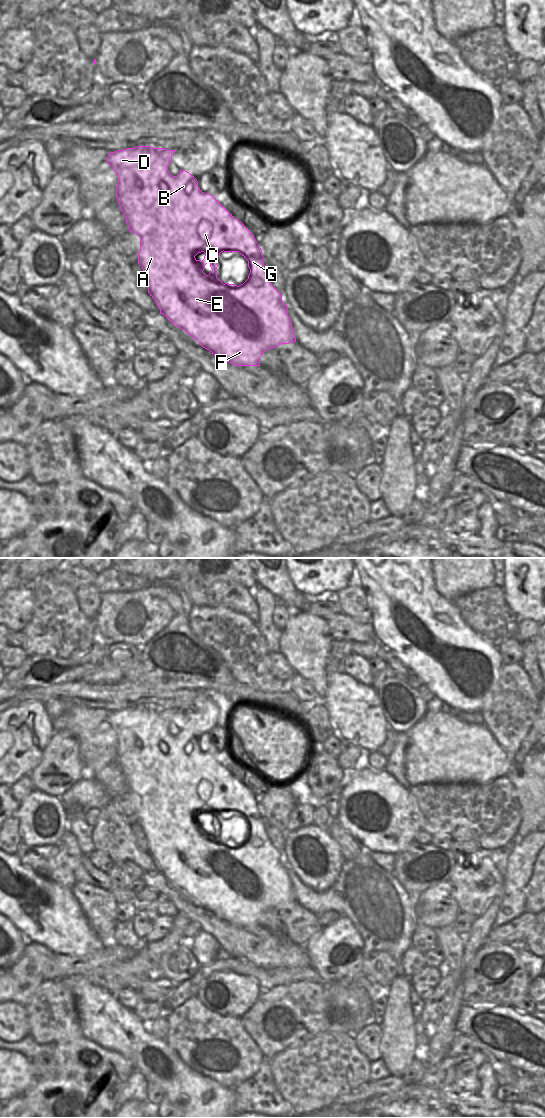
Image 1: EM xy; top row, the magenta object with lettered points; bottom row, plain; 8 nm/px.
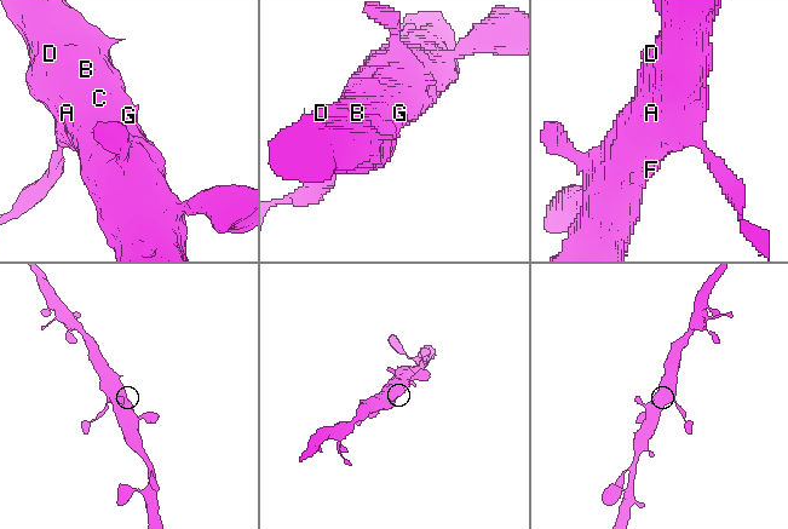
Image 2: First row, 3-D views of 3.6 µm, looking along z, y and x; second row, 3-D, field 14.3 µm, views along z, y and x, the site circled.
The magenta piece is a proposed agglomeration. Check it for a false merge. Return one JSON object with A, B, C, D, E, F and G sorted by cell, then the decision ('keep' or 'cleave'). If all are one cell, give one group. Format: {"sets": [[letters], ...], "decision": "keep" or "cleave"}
{"sets": [["A", "B", "C", "D", "E", "F", "G"]], "decision": "keep"}

